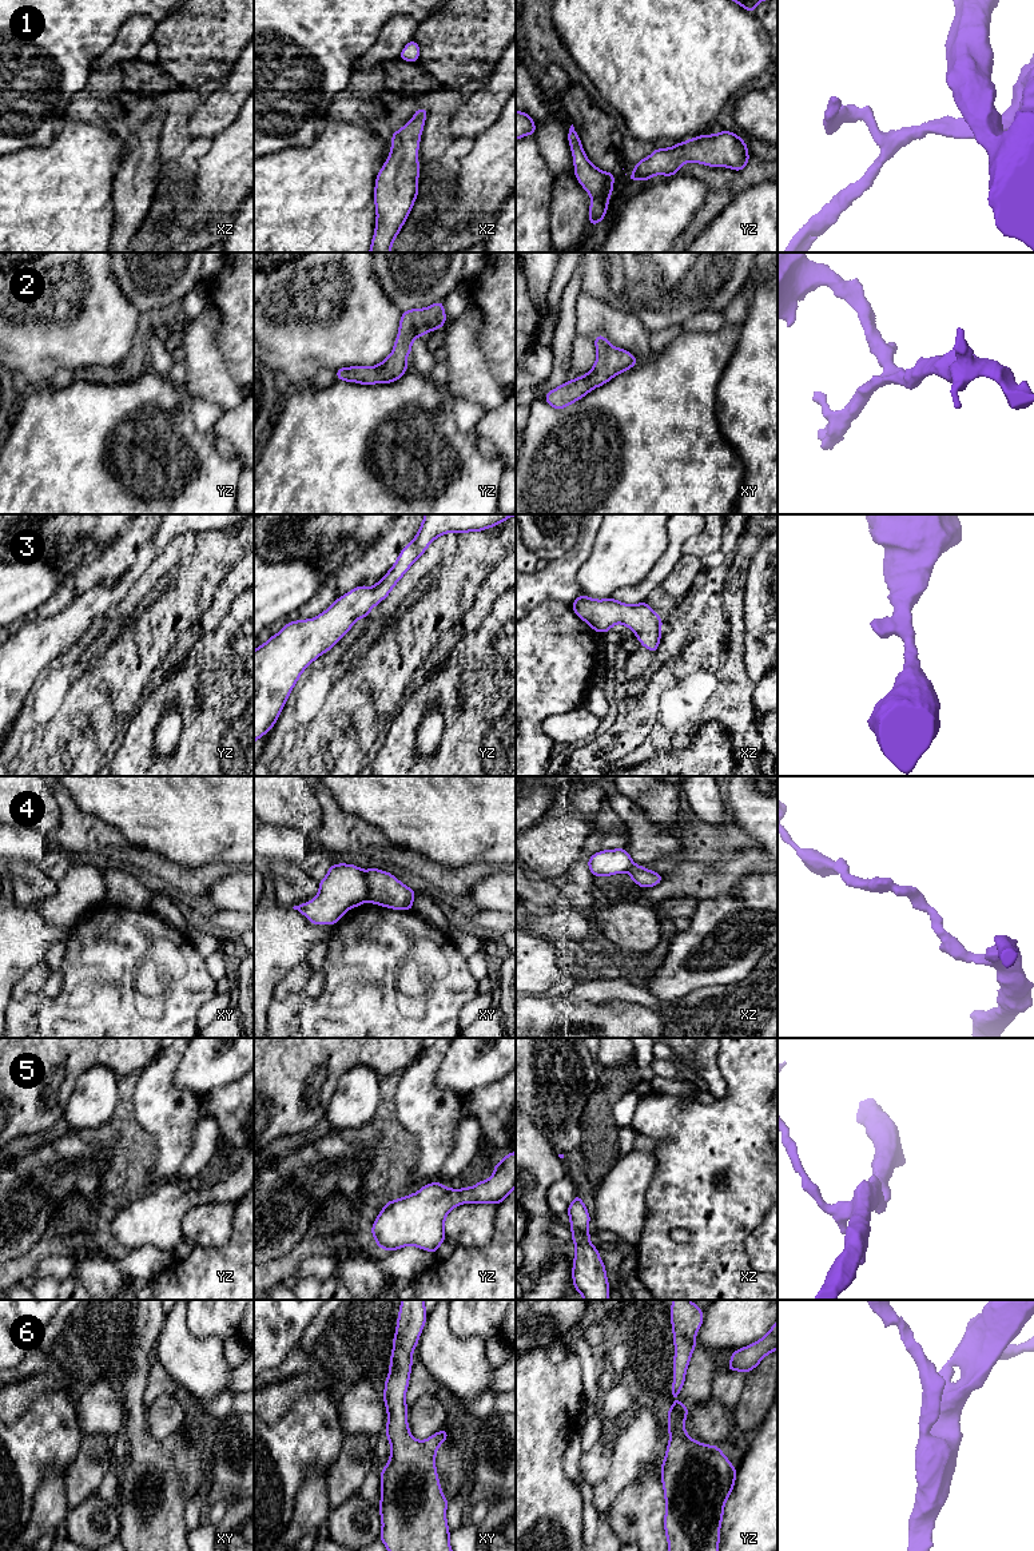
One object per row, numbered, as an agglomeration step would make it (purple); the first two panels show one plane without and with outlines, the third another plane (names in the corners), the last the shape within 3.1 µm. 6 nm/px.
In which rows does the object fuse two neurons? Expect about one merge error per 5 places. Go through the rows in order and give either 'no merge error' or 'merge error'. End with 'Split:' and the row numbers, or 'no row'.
1: no merge error
2: no merge error
3: no merge error
4: merge error
5: no merge error
6: no merge error
Split: 4

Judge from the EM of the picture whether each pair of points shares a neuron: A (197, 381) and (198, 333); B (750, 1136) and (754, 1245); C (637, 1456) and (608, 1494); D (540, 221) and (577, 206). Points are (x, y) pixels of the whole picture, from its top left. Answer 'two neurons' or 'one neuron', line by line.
A: one neuron
B: two neurons
C: one neuron
D: two neurons

